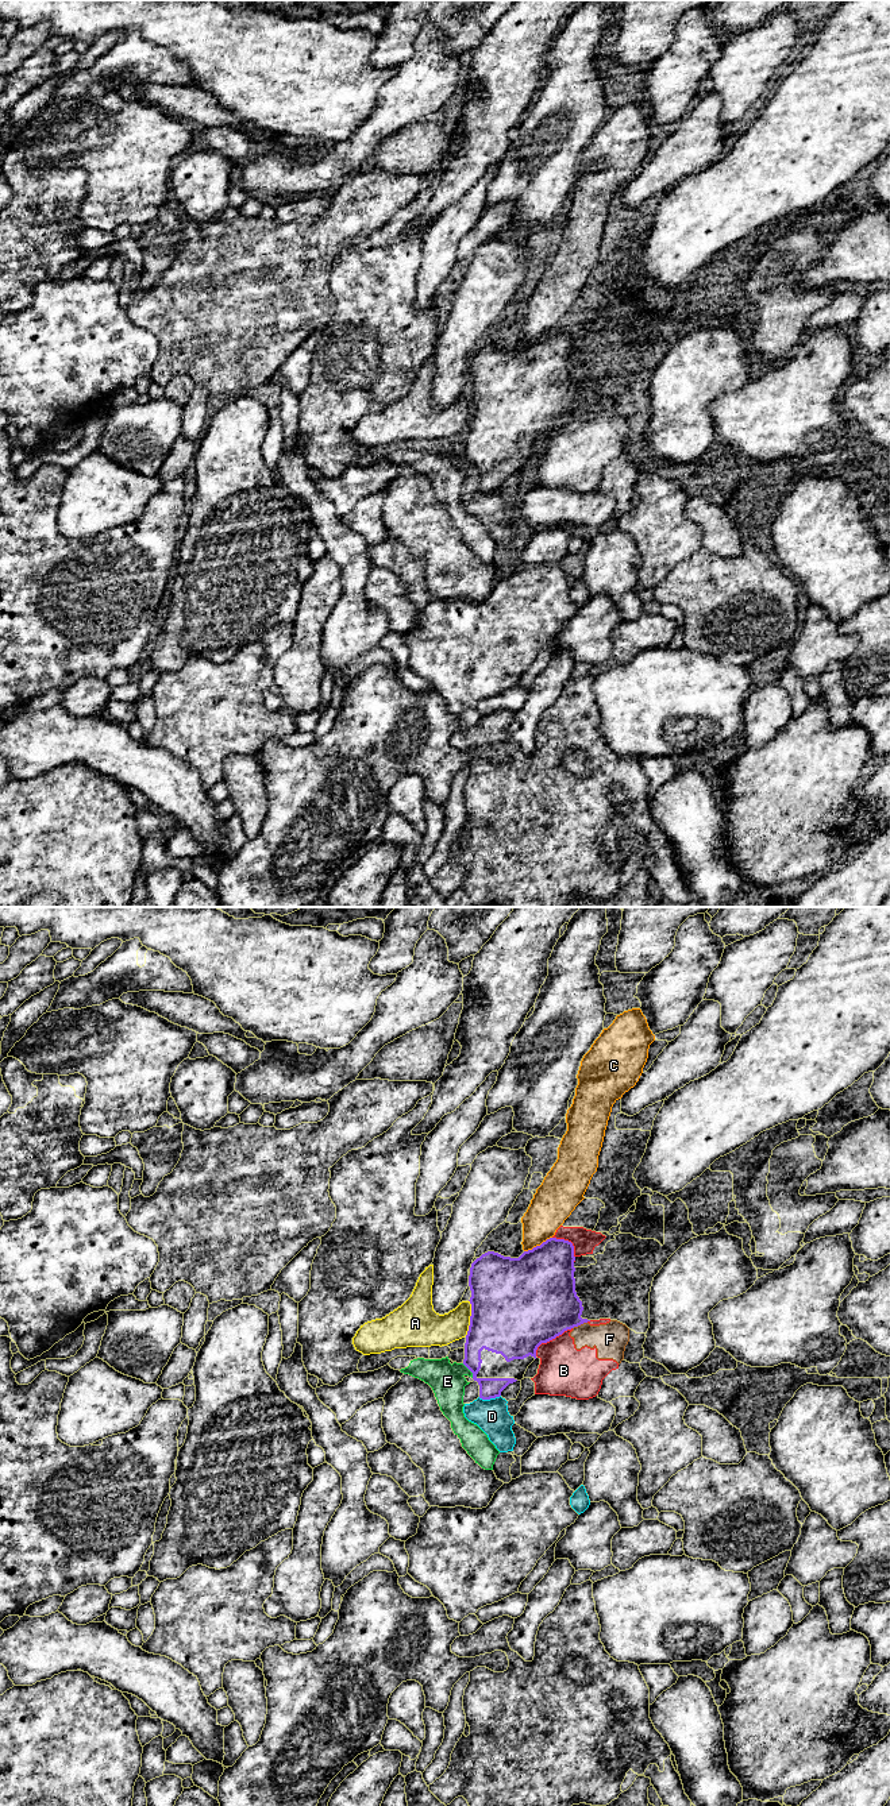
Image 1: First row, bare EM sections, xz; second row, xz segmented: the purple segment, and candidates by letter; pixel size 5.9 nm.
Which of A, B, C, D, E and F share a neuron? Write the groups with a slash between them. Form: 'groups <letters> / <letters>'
groups A / B F / C / D / E

